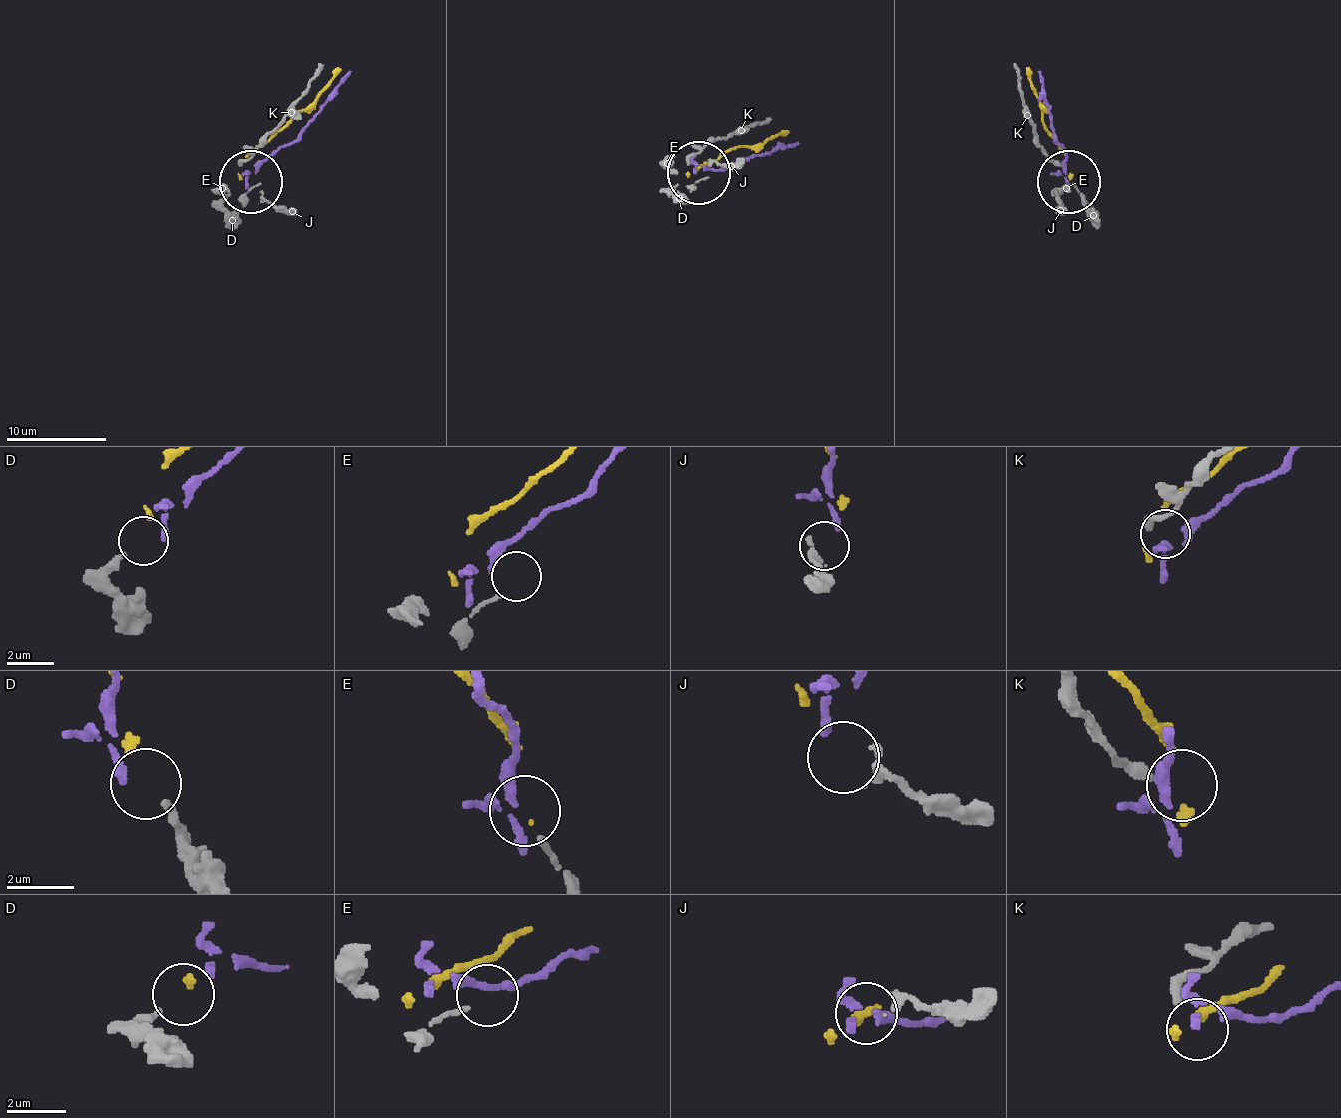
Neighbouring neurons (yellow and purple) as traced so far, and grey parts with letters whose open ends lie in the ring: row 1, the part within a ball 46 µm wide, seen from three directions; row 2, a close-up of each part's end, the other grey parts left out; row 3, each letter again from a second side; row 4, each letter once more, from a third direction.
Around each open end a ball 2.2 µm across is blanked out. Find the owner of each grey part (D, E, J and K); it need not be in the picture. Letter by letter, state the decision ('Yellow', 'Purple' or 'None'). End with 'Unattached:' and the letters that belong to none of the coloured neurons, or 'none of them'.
D: Yellow
E: None
J: Purple
K: None
Unattached: E, K

